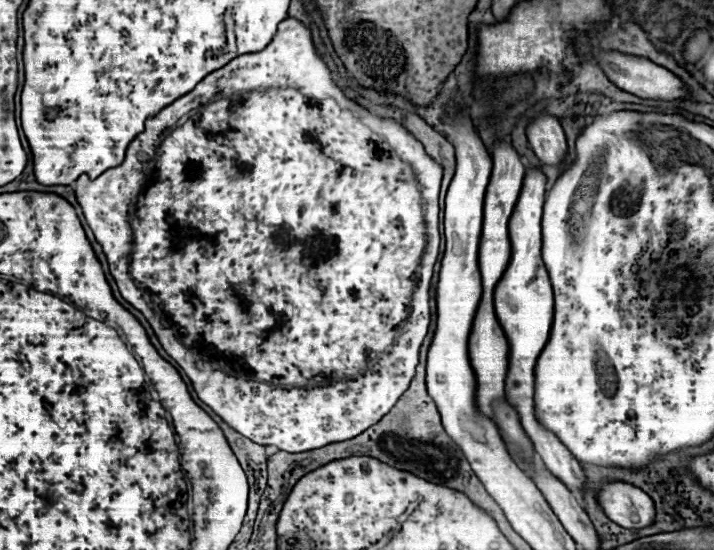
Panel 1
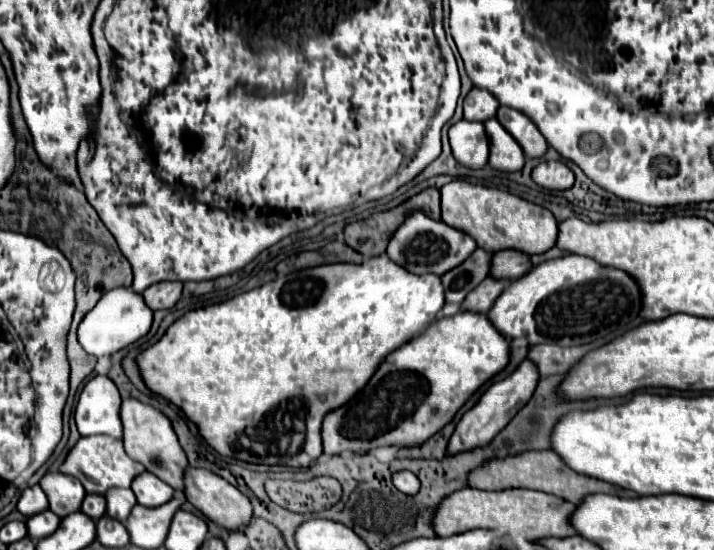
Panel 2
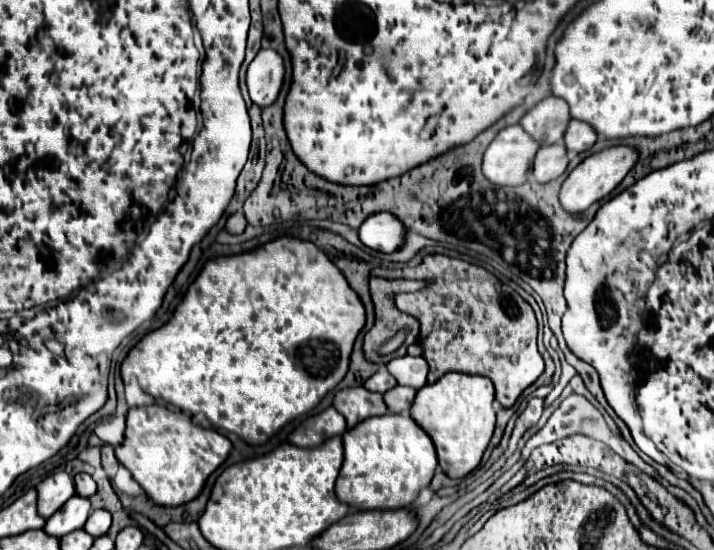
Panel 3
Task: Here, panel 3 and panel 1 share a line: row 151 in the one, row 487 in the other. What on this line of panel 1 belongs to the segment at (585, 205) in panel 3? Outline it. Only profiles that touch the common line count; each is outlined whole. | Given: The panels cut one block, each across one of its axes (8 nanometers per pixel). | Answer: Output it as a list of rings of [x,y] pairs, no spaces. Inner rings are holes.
[[[610,482],[598,492],[598,502],[612,522],[624,528],[640,530],[654,524],[654,502],[652,498],[636,486],[624,482]]]

